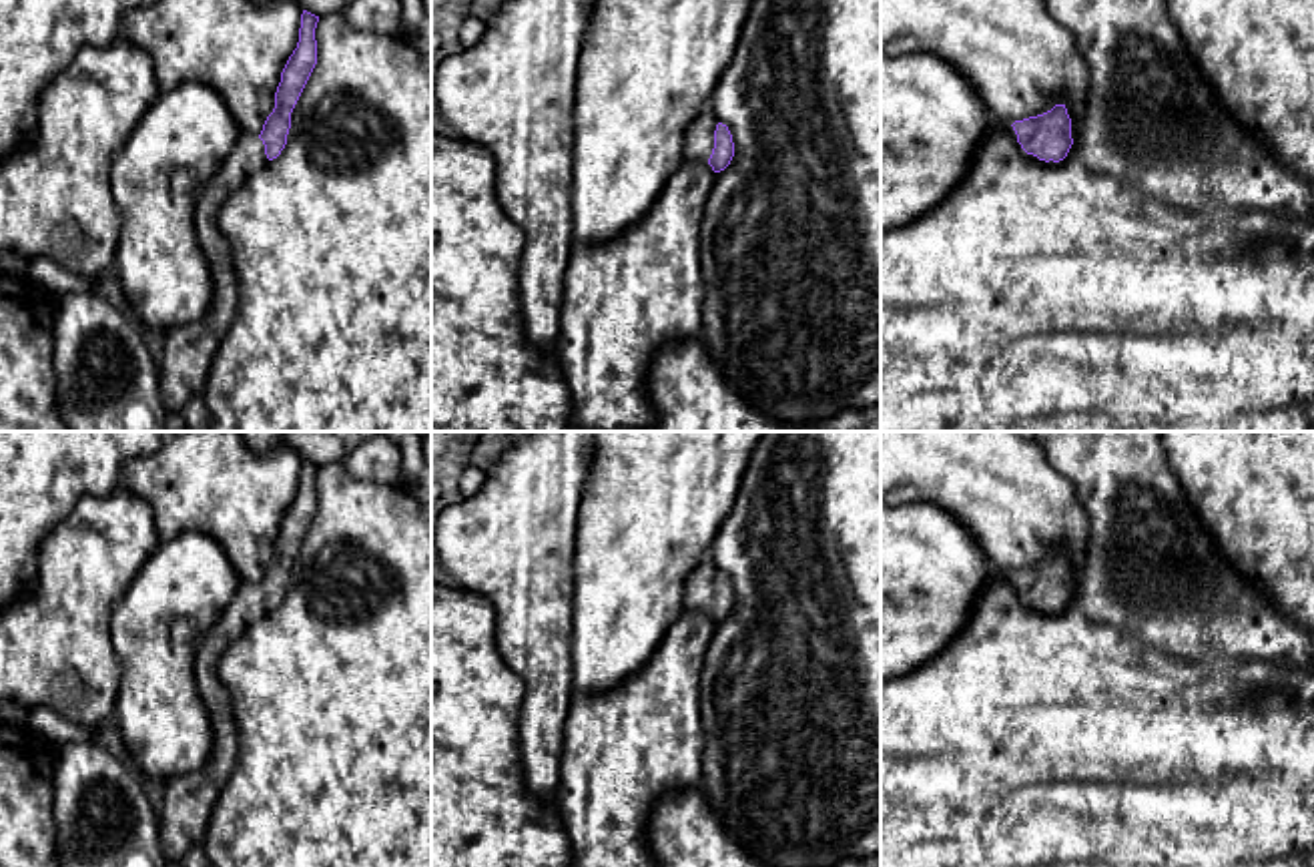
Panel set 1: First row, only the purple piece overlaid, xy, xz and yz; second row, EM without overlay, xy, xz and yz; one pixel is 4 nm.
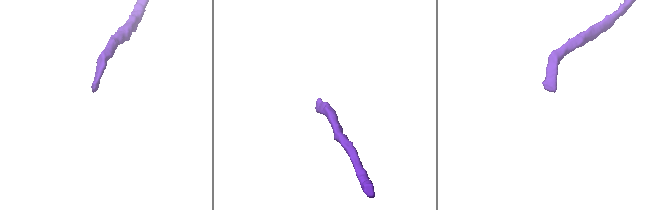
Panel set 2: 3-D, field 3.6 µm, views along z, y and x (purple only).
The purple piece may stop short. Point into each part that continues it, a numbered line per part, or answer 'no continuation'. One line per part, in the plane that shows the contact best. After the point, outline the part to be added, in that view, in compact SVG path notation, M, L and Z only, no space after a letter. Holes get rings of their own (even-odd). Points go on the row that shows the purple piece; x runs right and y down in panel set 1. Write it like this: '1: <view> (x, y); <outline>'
1: xz (699, 141); M700 114L686 128L682 144L682 161L708 161L714 149L716 120L710 114Z

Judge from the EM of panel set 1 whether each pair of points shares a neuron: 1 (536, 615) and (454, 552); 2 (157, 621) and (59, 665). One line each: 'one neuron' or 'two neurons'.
1: one neuron
2: two neurons

